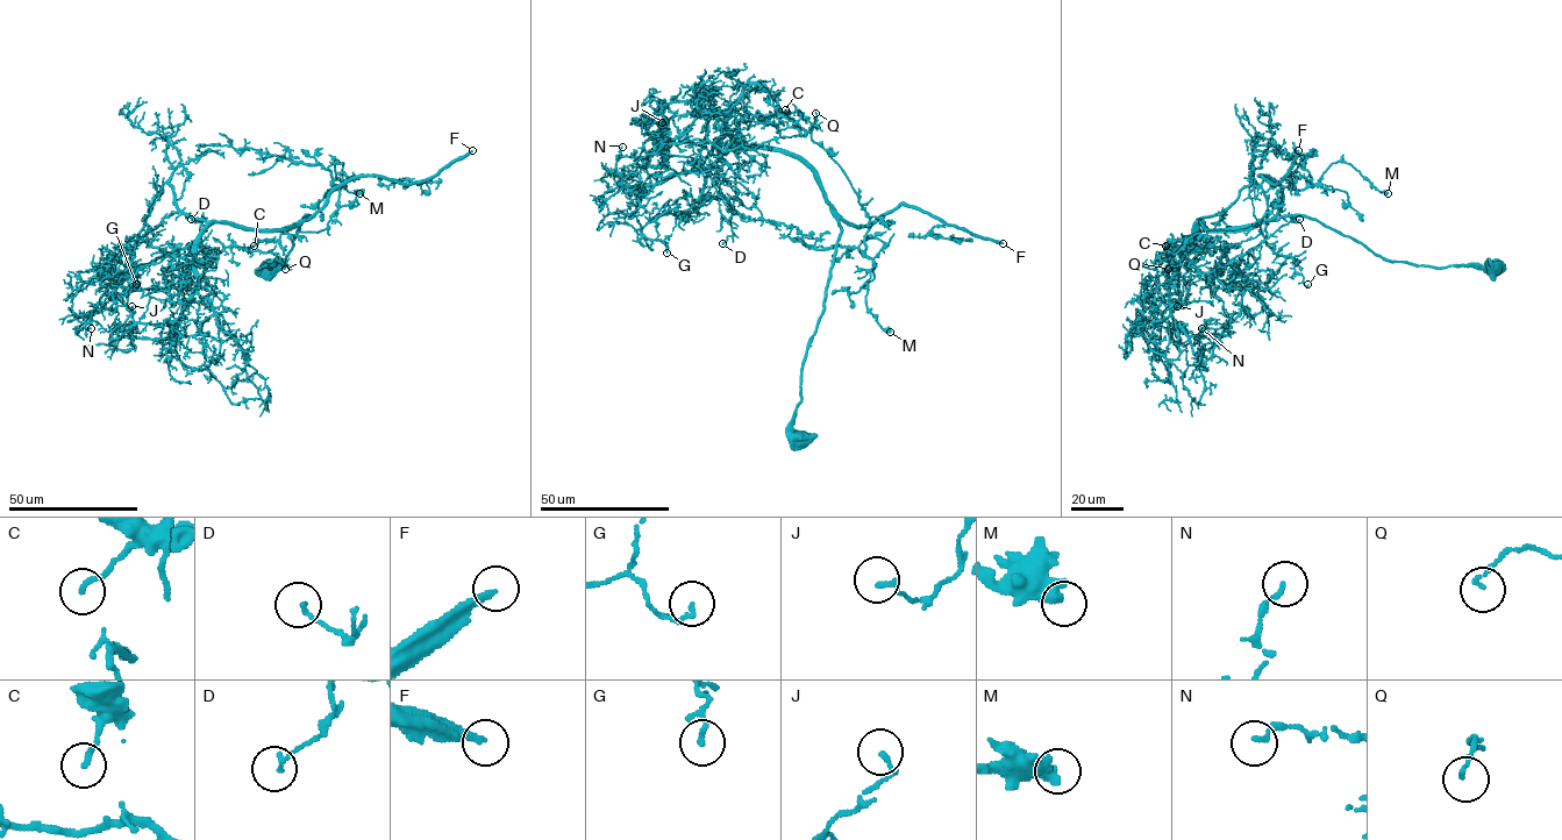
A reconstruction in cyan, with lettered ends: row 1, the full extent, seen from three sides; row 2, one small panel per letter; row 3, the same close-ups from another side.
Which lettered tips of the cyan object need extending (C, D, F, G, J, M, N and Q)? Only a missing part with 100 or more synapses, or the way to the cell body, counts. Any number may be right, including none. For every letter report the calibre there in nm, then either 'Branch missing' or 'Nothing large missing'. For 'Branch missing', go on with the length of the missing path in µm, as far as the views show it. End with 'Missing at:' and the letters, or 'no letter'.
C: Thickness 170 nm. Nothing large missing
D: Thickness 140 nm. Nothing large missing
F: Thickness 240 nm. Branch missing. Missing length about 300 µm
G: Thickness 140 nm. Nothing large missing
J: Thickness 150 nm. Nothing large missing
M: Thickness 480 nm. Nothing large missing
N: Thickness 140 nm. Nothing large missing
Q: Thickness 110 nm. Nothing large missing
Missing at: F

